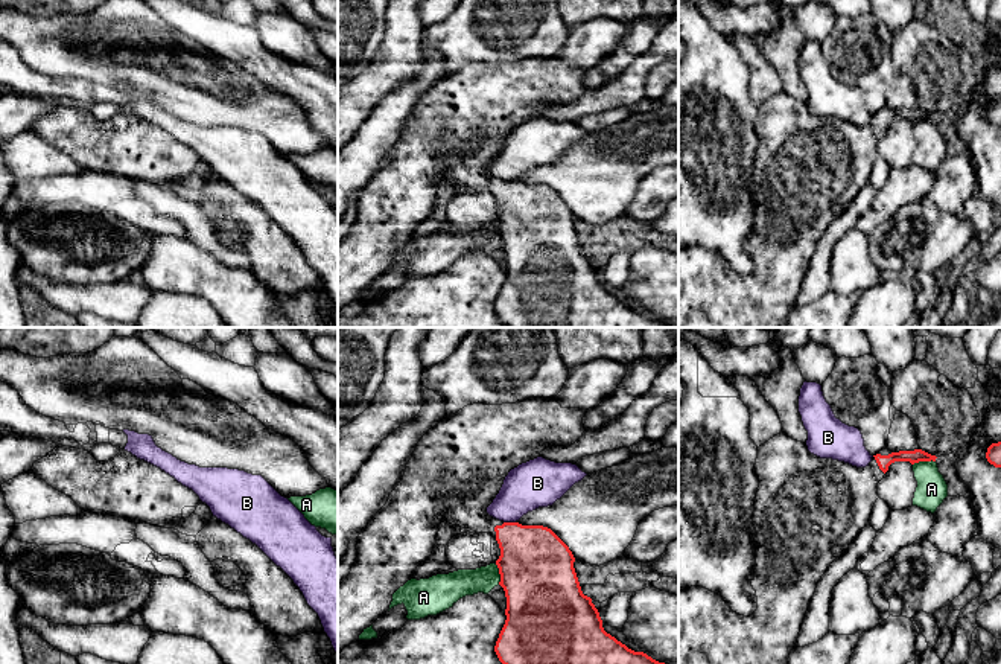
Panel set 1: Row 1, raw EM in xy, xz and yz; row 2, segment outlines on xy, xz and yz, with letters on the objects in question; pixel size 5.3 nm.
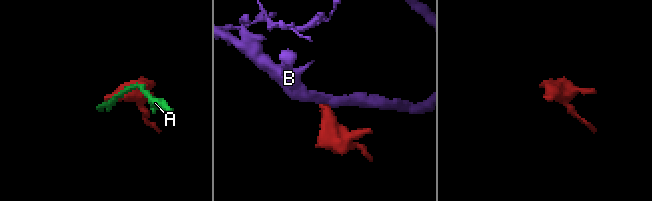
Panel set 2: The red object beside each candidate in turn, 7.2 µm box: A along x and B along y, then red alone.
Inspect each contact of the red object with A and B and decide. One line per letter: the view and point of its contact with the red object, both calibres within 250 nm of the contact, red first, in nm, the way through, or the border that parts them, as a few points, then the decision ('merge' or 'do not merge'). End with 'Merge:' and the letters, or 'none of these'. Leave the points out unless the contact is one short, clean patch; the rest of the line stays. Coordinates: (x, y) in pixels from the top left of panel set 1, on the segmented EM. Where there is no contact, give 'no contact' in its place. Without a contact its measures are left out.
A: contact yz (924, 460); calibres 70 and 160 nm; do not merge
B: contact xz (510, 523); calibres 380 and 260 nm; border xz (504, 521), (514, 523); do not merge
Merge: none of these

